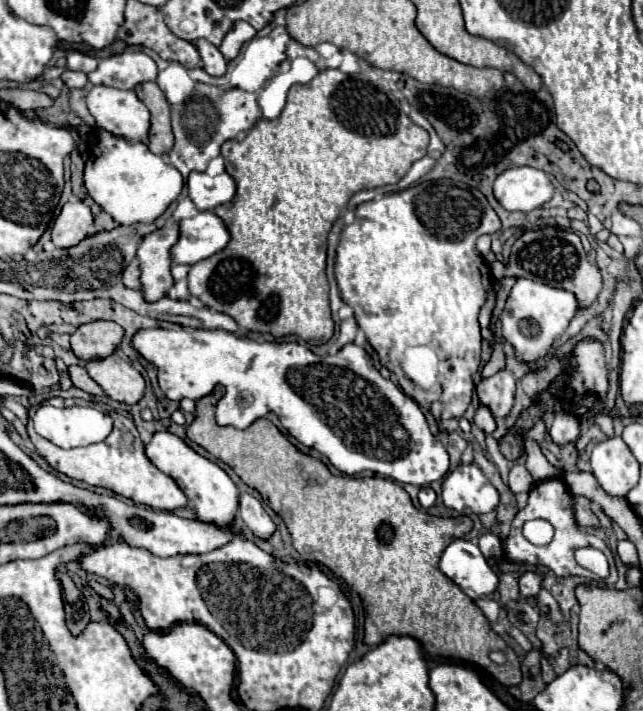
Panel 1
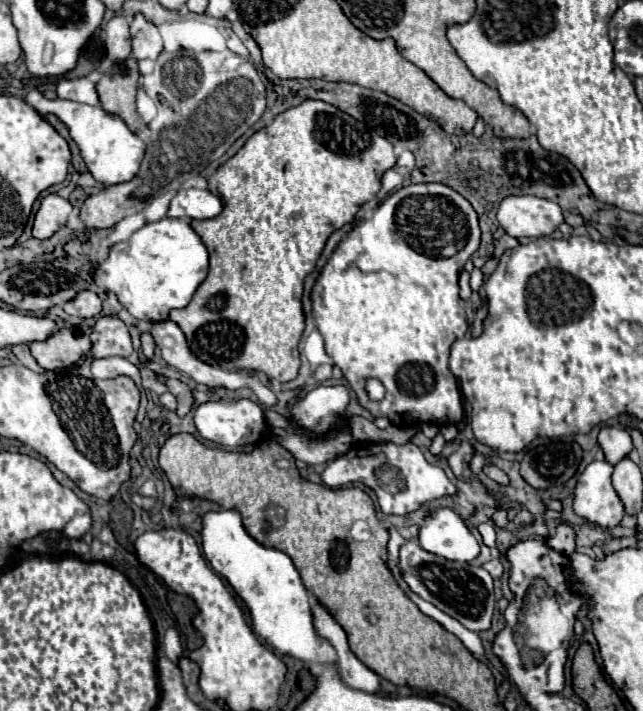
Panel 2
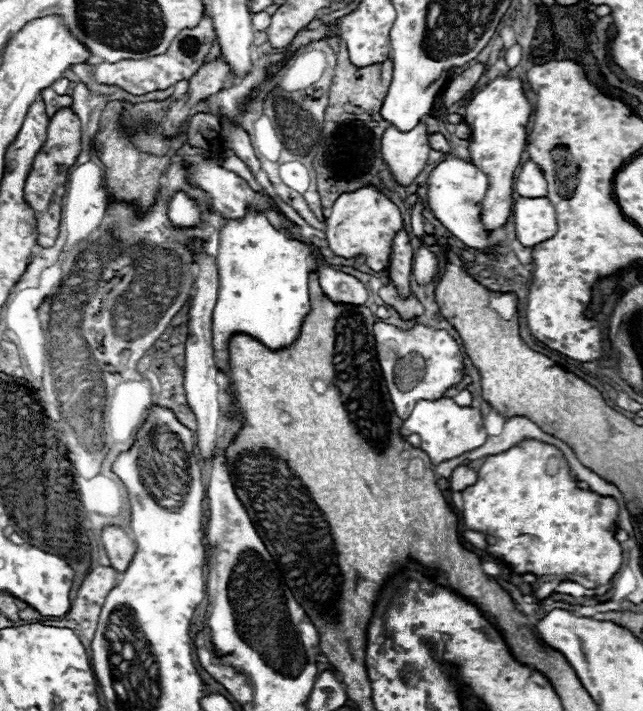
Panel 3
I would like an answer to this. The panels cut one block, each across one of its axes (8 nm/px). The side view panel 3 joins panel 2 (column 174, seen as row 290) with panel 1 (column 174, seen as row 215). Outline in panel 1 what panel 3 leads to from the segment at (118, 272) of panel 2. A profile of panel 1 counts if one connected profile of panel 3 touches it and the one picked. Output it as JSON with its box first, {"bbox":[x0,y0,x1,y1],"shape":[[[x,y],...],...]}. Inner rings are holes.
{"bbox":[172,212,230,264],"shape":[[[198,212],[182,220],[180,232],[180,240],[172,248],[174,264],[196,264],[198,260],[210,258],[230,240],[226,224],[214,212]]]}

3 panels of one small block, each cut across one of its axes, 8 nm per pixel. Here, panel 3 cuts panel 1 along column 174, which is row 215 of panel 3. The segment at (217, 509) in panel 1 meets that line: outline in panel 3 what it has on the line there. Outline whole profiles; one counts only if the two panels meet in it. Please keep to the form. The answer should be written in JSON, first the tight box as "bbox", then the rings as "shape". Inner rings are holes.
{"bbox":[428,158,496,250],"shape":[[[446,158],[440,162],[428,178],[428,206],[434,216],[468,248],[476,250],[494,250],[496,244],[488,242],[490,232],[482,224],[482,200],[488,188],[486,176],[470,162],[462,158]]]}

